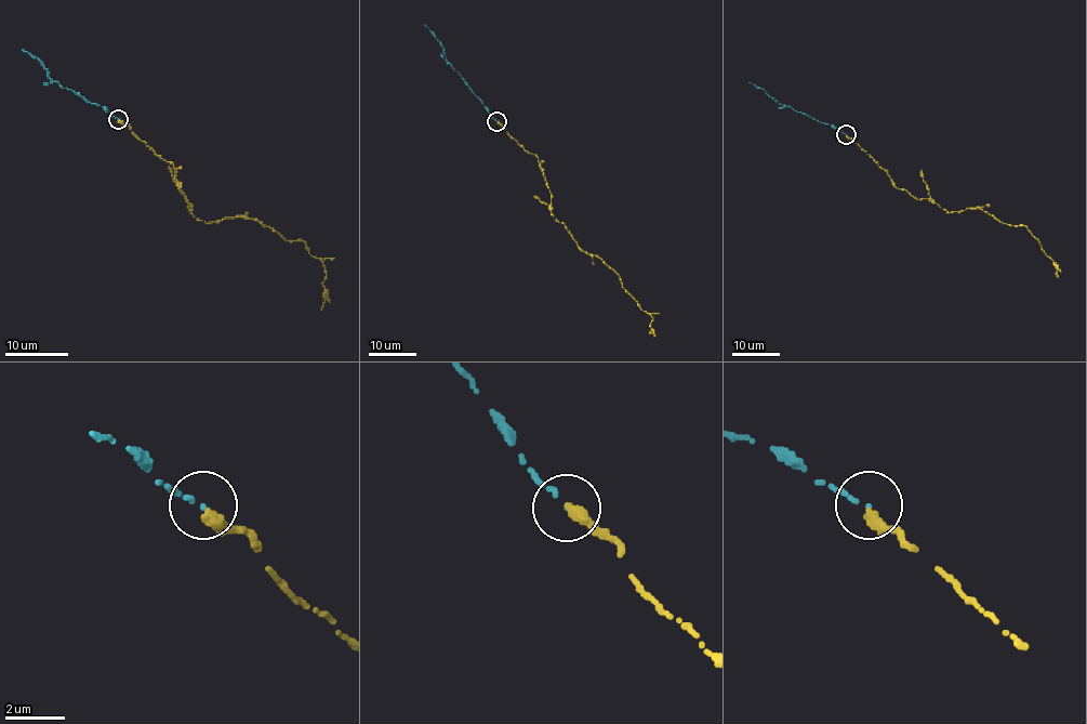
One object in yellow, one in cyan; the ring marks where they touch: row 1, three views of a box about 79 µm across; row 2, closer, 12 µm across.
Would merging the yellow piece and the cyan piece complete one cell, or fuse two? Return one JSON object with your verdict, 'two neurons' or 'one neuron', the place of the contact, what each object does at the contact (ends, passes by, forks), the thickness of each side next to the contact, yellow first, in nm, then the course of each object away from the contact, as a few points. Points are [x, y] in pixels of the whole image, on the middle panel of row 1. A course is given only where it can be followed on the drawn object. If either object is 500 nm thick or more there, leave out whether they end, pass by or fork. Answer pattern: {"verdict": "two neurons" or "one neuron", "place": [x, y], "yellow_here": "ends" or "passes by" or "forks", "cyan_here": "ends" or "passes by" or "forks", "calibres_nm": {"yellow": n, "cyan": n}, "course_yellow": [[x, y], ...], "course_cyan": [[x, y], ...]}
{"verdict": "one neuron", "place": [496, 121], "yellow_here": "ends", "cyan_here": "ends", "calibres_nm": {"yellow": 400, "cyan": 130}, "course_yellow": [[498, 121], [538, 158], [553, 216], [584, 251], [599, 258], [621, 279], [624, 290], [651, 317], [649, 333]], "course_cyan": [[496, 121], [447, 61], [440, 43], [424, 24]]}

